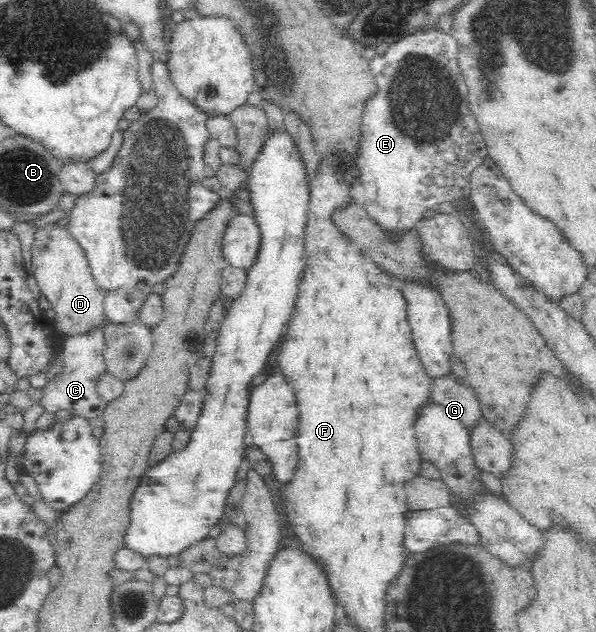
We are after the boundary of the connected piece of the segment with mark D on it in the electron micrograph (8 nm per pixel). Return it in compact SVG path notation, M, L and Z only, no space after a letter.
M47 225L38 232L31 248L31 270L38 288L50 301L57 330L66 337L98 333L107 326L103 295L93 282L81 248L69 238L64 228Z

